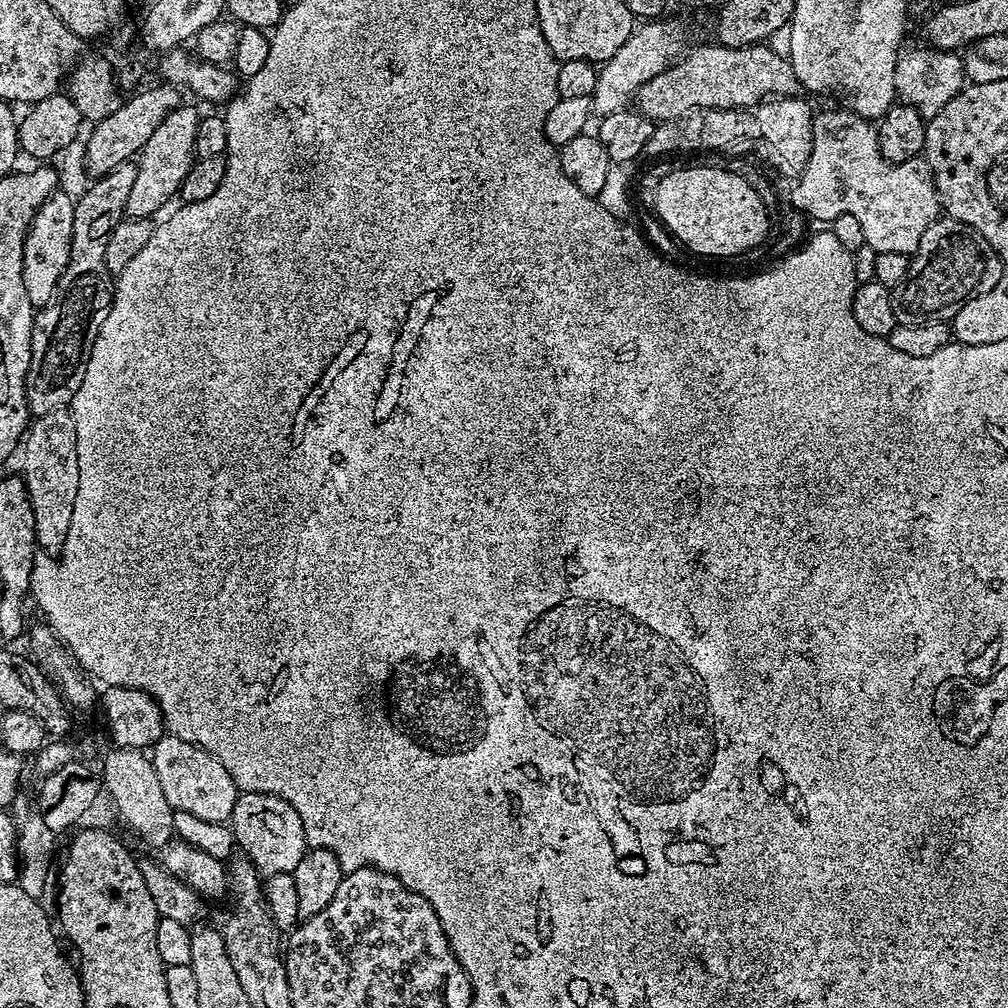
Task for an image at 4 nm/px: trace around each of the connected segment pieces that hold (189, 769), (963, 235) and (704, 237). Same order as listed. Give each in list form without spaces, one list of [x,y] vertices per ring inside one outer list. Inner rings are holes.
[[[166,734],[151,748],[150,759],[158,774],[162,794],[166,794],[166,802],[170,802],[175,811],[195,814],[206,822],[223,824],[231,821],[238,789],[230,770],[226,770],[214,754],[182,738]]]
[[[938,218],[922,234],[918,250],[909,259],[906,278],[892,294],[897,324],[950,322],[977,292],[991,290],[1006,270],[1005,261],[970,226],[951,218]]]
[[[715,166],[676,168],[666,173],[656,188],[656,212],[661,222],[700,256],[751,253],[768,239],[770,231],[770,209],[758,198],[754,186],[746,178]]]

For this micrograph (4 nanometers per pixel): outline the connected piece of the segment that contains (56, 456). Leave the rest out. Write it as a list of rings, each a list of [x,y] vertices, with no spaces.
[[[59,408],[58,410],[50,410],[50,414],[42,414],[35,417],[28,425],[28,431],[22,441],[22,452],[24,448],[24,469],[22,475],[24,477],[24,485],[28,488],[30,494],[30,504],[34,510],[34,530],[36,531],[36,542],[41,549],[59,550],[64,547],[66,542],[66,534],[70,534],[70,517],[74,514],[74,498],[78,498],[78,450],[76,449],[76,423],[68,408]]]

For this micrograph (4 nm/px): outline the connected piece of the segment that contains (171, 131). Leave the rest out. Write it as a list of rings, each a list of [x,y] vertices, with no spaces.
[[[181,106],[173,110],[170,114],[166,114],[166,118],[162,122],[162,126],[158,126],[158,130],[154,130],[154,134],[150,134],[150,142],[146,142],[146,146],[140,149],[138,159],[135,161],[138,170],[138,178],[134,178],[134,186],[130,190],[130,202],[126,202],[126,213],[132,218],[152,218],[155,212],[167,202],[171,196],[175,197],[181,186],[186,174],[191,170],[194,160],[196,160],[196,135],[198,134],[198,126],[200,125],[201,113],[195,112],[192,108]]]

